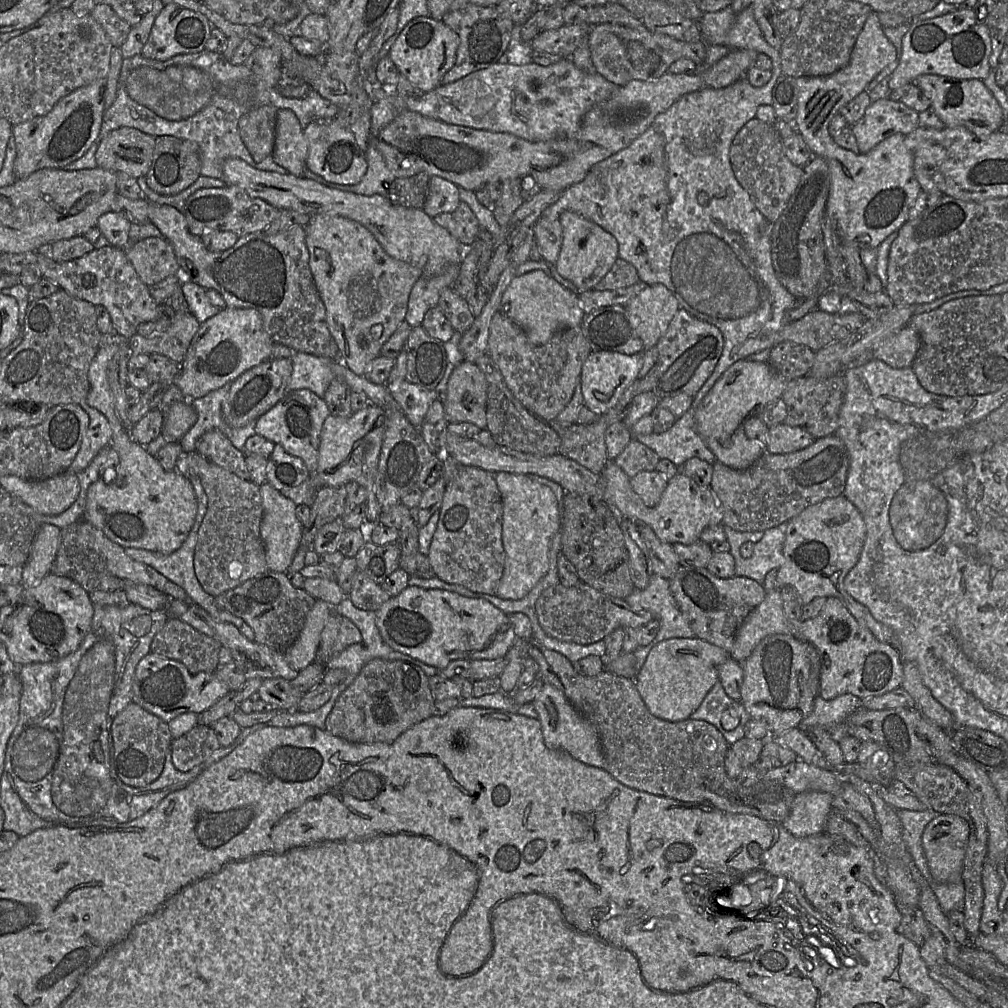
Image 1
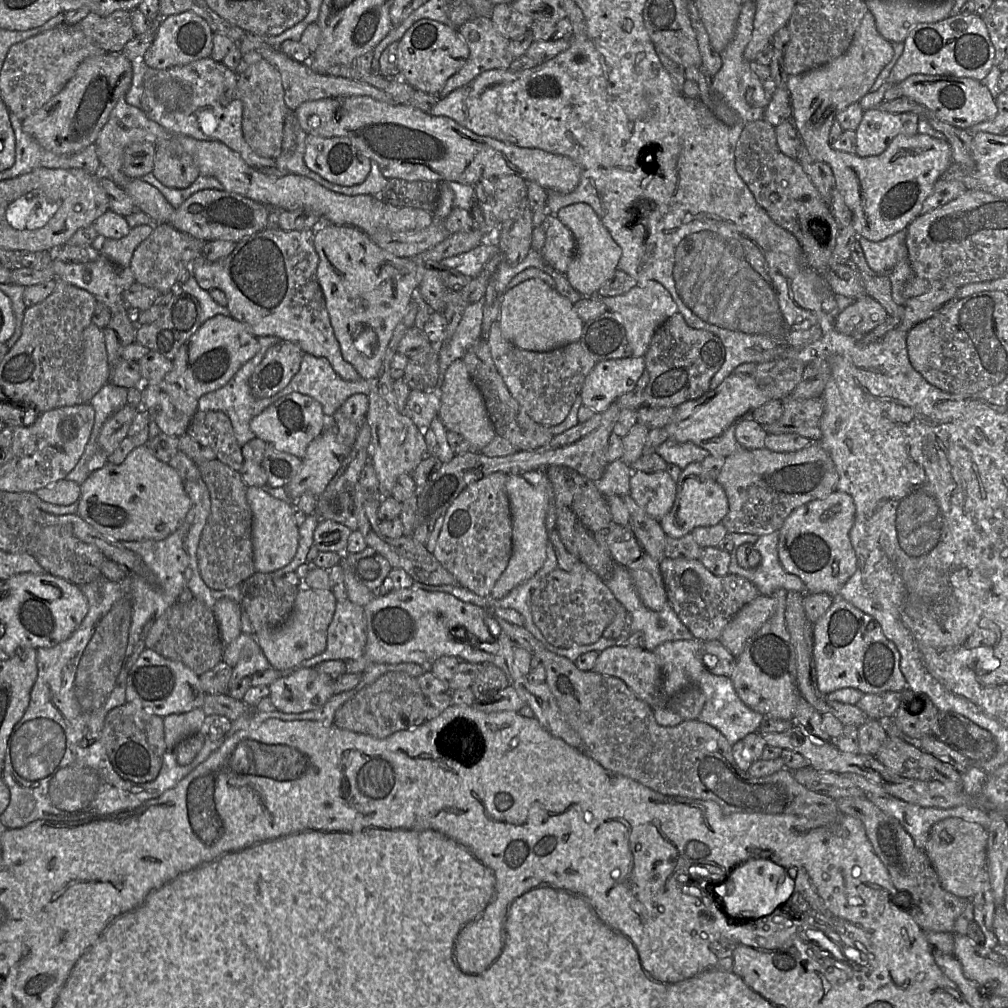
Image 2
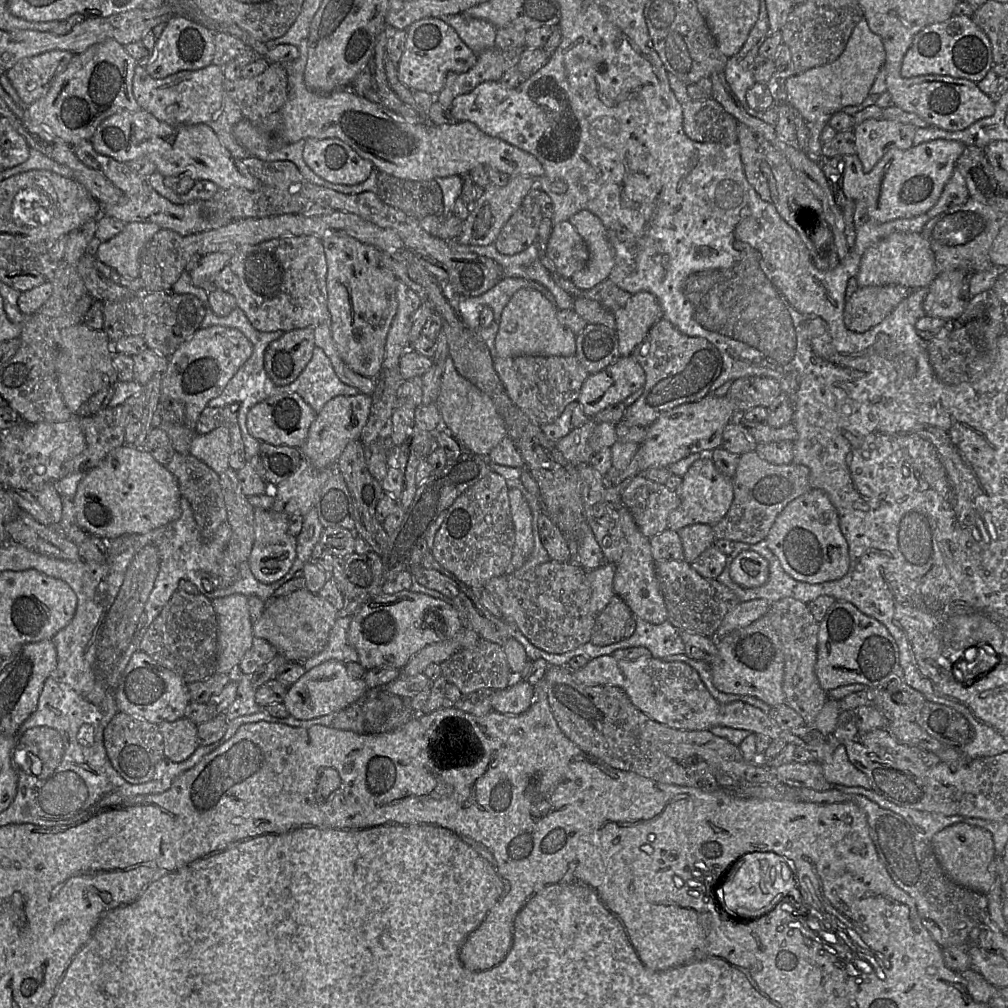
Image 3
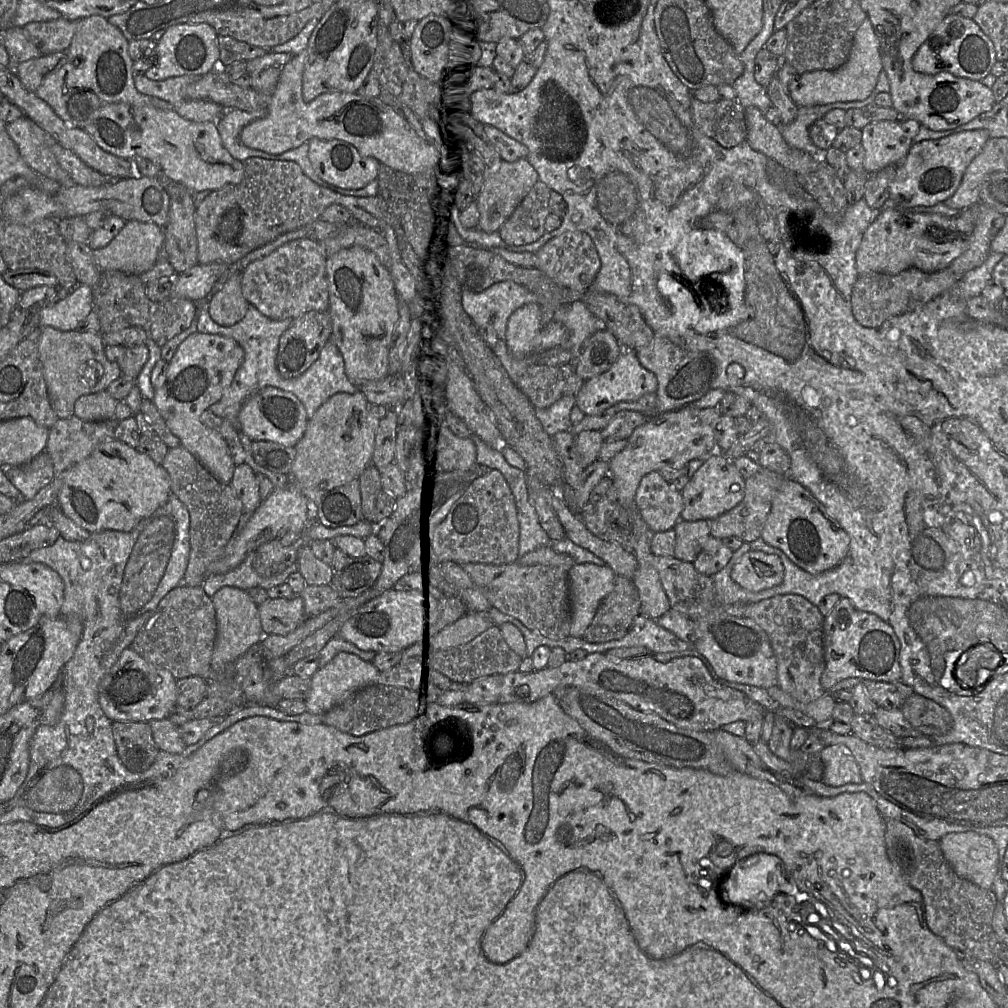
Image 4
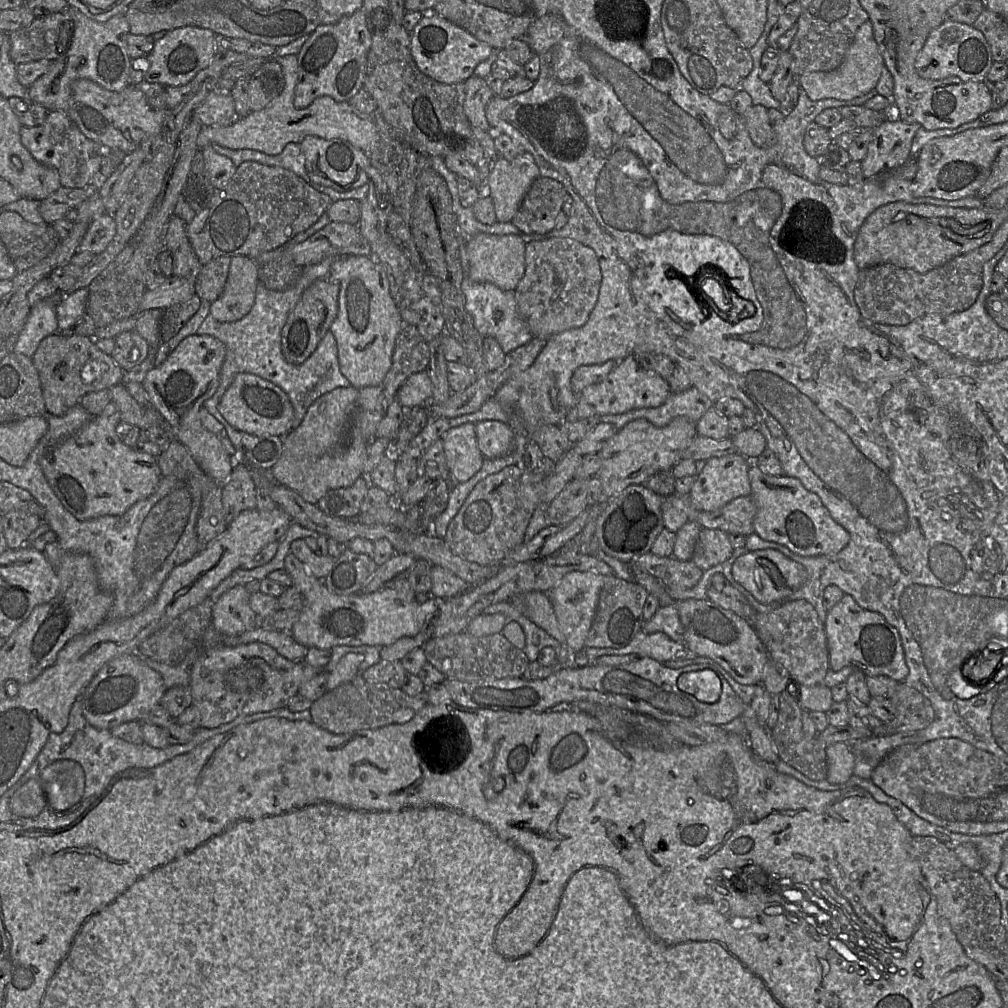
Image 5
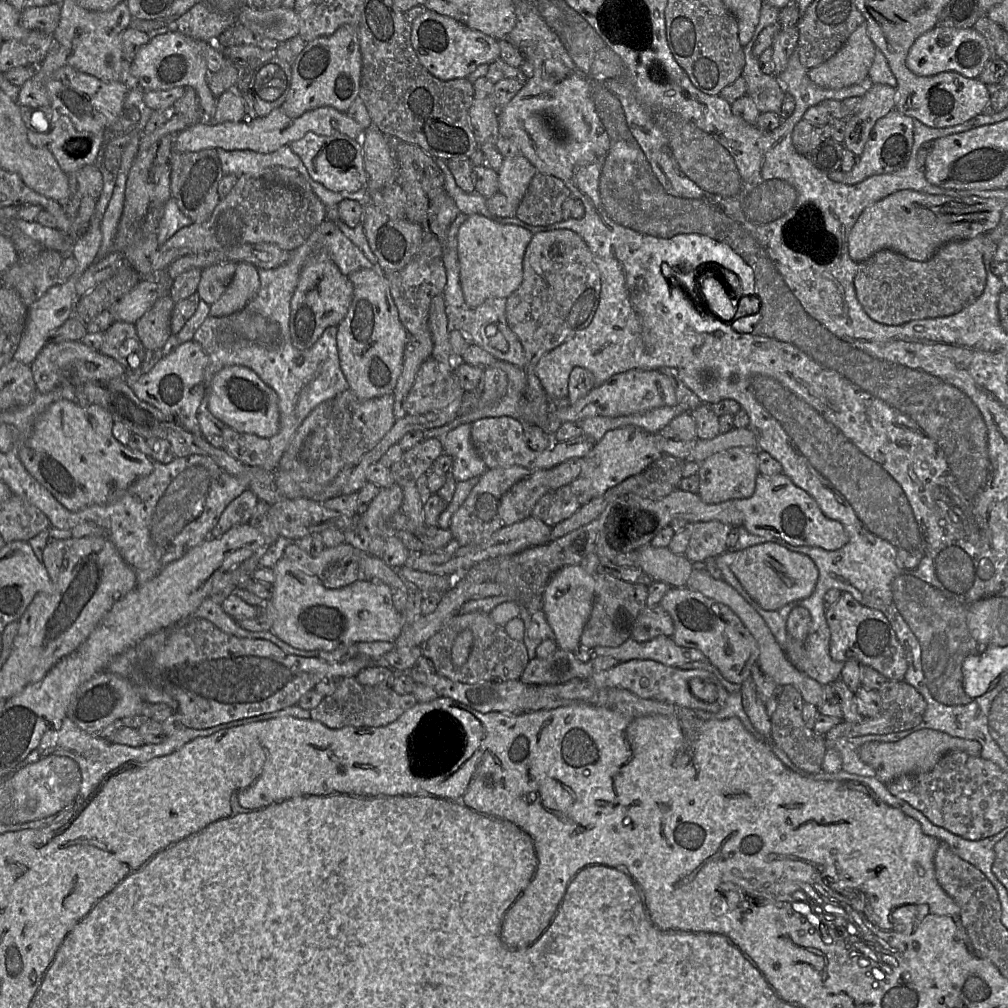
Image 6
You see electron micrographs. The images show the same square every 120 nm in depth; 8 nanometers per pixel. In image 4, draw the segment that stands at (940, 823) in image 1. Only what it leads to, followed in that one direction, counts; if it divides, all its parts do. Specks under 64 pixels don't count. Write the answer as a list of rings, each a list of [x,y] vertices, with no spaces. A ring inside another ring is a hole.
[[[973,831],[949,833],[939,841],[954,872],[982,888],[991,889],[998,871],[998,848],[988,836]]]

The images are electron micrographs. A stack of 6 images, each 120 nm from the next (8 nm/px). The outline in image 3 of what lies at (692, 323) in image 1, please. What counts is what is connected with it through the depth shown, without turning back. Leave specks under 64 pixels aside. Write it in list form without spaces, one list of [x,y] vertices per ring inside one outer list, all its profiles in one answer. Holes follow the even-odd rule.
[[[666,319],[651,327],[632,355],[646,374],[642,395],[627,408],[622,419],[633,426],[649,427],[667,411],[705,398],[723,370],[722,355],[711,342],[683,334]]]

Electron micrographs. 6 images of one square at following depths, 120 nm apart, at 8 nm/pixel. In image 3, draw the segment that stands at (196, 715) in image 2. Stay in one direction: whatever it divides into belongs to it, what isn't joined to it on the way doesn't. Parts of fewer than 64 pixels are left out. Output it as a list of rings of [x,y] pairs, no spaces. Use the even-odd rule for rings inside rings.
[[[188,718],[162,721],[157,725],[163,736],[164,756],[173,762],[185,761],[199,746],[197,725]]]

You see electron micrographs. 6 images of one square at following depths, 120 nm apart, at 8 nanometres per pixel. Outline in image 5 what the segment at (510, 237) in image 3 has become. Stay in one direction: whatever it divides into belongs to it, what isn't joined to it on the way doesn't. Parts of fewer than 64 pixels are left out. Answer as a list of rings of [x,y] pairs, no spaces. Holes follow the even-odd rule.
[[[539,176],[525,194],[511,220],[523,234],[542,234],[555,228],[555,219],[562,210],[568,192],[552,178]]]

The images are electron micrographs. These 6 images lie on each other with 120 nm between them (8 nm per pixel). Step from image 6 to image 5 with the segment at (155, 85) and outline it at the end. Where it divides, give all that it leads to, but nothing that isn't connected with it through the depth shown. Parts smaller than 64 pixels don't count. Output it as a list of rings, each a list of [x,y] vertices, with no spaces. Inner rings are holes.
[[[184,26],[169,30],[154,42],[153,49],[144,54],[147,60],[147,71],[144,80],[164,86],[182,86],[206,68],[215,55],[215,33],[207,28]]]

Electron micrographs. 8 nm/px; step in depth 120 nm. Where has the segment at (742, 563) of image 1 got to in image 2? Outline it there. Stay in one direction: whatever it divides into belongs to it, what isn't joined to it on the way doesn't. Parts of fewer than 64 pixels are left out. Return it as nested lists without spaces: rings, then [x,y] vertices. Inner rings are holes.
[[[779,531],[757,536],[753,534],[728,533],[733,541],[733,550],[730,553],[729,574],[741,576],[758,589],[761,595],[770,596],[778,589],[796,591],[806,594],[804,582],[796,575],[790,574],[782,567],[778,556]],[[742,544],[753,544],[761,555],[760,564],[751,569],[739,566],[736,559],[738,548]]]

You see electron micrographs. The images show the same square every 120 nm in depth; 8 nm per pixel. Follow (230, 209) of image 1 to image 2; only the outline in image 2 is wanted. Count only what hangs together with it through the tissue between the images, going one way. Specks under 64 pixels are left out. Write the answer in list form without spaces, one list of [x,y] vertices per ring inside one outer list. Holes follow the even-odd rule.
[[[205,189],[194,193],[176,208],[169,224],[204,242],[227,240],[237,243],[265,229],[272,222],[271,208],[262,203],[225,190]]]

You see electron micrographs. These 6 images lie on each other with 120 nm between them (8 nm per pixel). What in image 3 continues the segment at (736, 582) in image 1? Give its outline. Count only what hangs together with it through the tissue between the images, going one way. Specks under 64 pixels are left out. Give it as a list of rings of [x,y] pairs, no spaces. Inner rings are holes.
[[[685,560],[656,561],[656,572],[668,620],[680,631],[714,637],[725,615],[740,603],[736,594],[717,578],[703,577]]]

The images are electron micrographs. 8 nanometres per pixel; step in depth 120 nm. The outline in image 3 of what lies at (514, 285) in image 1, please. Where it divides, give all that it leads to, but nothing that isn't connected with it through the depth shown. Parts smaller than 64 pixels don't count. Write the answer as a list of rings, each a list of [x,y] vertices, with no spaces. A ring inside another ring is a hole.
[[[521,288],[505,306],[495,340],[497,355],[500,357],[573,356],[576,354],[576,336],[564,327],[557,318],[558,309],[540,291]]]

